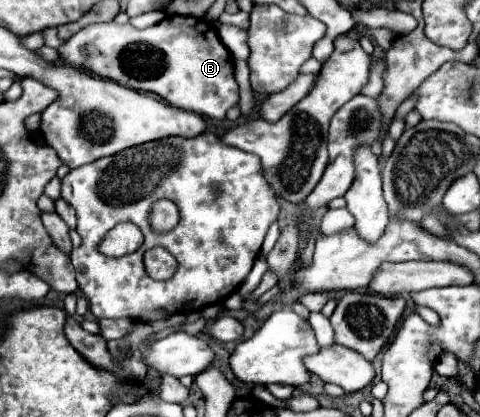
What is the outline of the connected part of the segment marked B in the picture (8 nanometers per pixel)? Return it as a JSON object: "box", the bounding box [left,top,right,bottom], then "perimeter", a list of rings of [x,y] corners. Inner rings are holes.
{"box":[58,16,238,120],"perimeter":[[[170,16],[170,18],[164,18],[160,24],[144,28],[144,30],[138,30],[130,24],[122,26],[116,22],[90,24],[82,28],[78,34],[74,34],[70,40],[66,40],[64,48],[58,48],[58,52],[64,62],[76,68],[90,70],[100,78],[114,80],[122,86],[128,86],[140,92],[158,94],[170,106],[204,114],[206,118],[212,118],[212,120],[224,120],[226,112],[238,104],[238,84],[234,80],[232,56],[220,42],[216,28],[202,18]]]}

